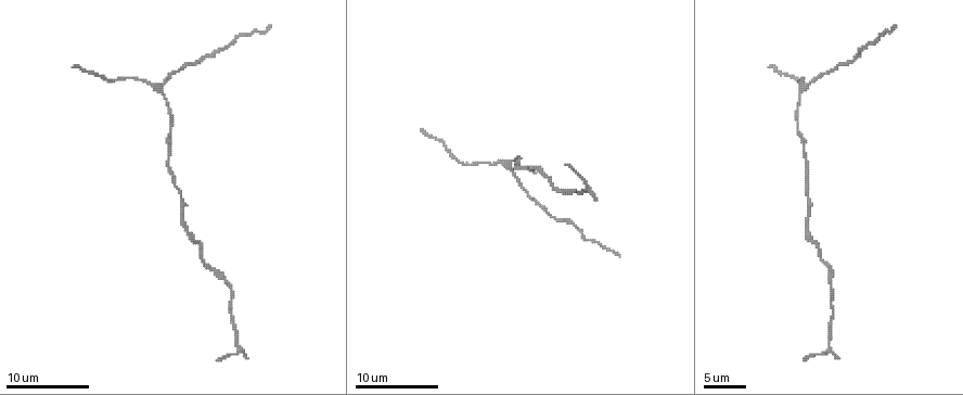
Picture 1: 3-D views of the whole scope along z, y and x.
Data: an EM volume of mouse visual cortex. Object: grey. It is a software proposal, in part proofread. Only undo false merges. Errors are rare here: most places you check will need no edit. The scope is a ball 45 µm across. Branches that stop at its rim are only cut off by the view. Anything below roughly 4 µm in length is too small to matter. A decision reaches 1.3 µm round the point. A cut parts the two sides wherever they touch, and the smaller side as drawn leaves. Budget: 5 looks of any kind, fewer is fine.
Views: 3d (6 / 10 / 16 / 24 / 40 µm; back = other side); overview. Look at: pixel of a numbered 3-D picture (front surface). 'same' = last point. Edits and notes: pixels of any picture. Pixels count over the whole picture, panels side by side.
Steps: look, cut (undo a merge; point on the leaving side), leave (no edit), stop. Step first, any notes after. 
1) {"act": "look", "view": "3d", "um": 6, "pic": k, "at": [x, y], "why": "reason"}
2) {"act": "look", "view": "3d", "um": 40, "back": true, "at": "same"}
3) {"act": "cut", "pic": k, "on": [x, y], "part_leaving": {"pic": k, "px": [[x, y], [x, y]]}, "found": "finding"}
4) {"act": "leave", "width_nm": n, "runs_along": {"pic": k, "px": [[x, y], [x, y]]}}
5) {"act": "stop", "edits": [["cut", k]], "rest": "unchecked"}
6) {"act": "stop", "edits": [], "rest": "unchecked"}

{"act": "look", "view": "3d", "um": 16, "pic": 1, "at": [571, 189]}

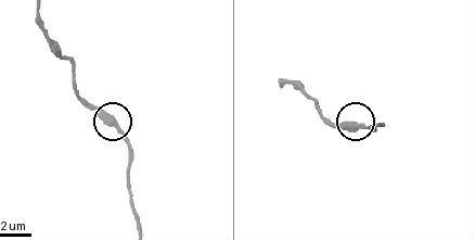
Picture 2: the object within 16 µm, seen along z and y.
{"act": "look", "view": "3d", "um": 6, "pic": 2, "at": [112, 125]}

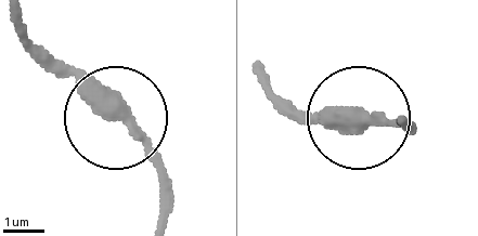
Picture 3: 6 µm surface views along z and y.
{"act": "leave", "runs_along": {"pic": 3, "px": [[17, 27], [132, 131], [170, 189]]}, "found": "one neuron here"}

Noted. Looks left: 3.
{"act": "look", "view": "3d", "um": 6, "pic": 1, "at": [114, 81], "why": "narrows sharply"}

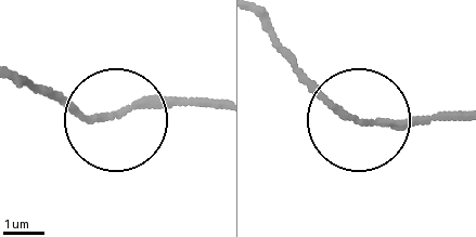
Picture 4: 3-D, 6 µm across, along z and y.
{"act": "leave", "runs_along": {"pic": 4, "px": [[462, 115], [358, 121], [279, 45]]}, "found": "one neuron here"}

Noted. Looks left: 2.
{"act": "look", "view": "3d", "um": 6, "pic": 1, "at": [161, 86], "why": "arms part here"}

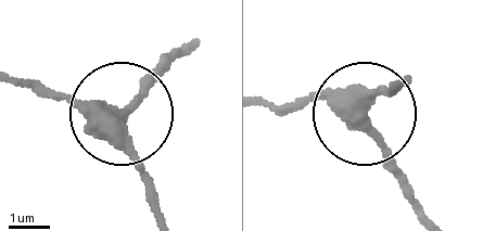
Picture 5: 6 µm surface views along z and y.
{"act": "leave", "arms": 3, "runs_along": {"pic": 5, "px": [[163, 217], [118, 117], [25, 86]]}, "found": "all the same neuron"}

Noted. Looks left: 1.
{"act": "stop", "edits": [], "rest": "unchecked"}

